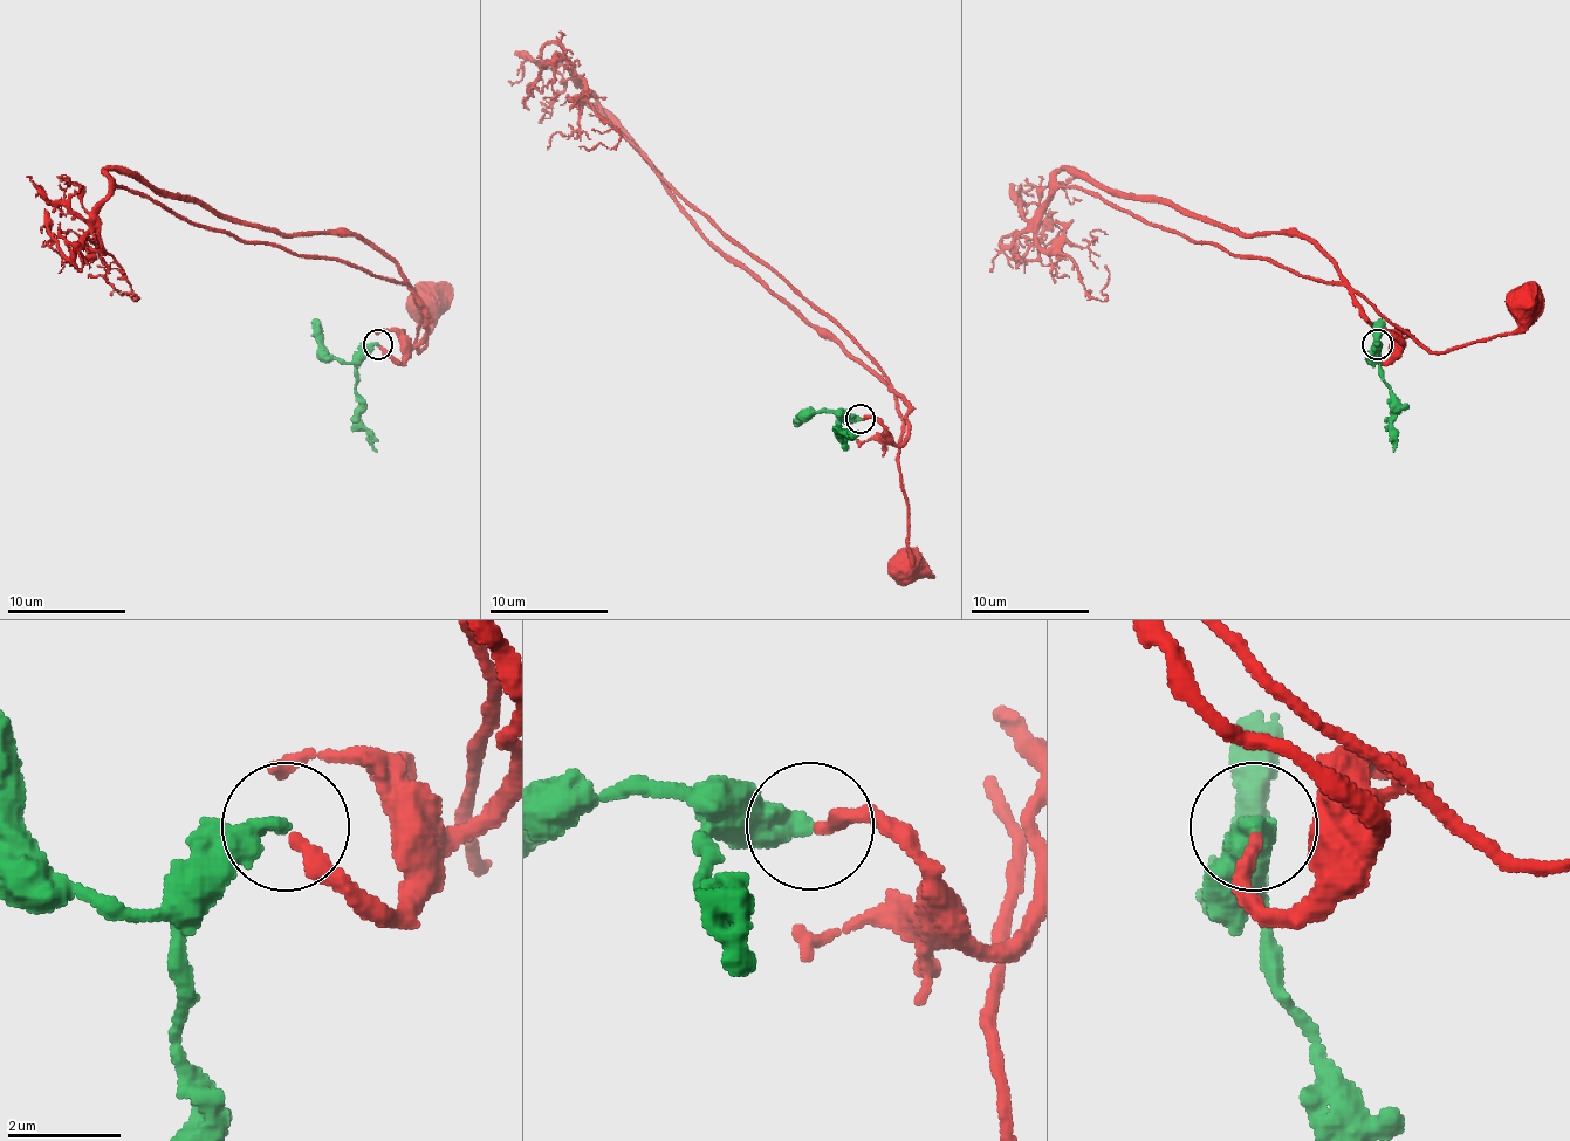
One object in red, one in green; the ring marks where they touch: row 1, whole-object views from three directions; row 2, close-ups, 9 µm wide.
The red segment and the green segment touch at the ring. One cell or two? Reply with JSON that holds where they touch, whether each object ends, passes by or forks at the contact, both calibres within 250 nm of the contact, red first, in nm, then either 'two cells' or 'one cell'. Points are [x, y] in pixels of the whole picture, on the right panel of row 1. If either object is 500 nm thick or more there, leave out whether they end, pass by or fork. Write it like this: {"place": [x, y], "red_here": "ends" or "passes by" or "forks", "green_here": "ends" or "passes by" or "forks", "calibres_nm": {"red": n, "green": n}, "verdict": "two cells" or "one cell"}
{"place": [1377, 344], "red_here": "ends", "green_here": "ends", "calibres_nm": {"red": 280, "green": 440}, "verdict": "one cell"}

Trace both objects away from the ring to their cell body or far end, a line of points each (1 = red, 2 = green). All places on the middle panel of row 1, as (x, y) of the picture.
1: (861, 419), (872, 417), (899, 444), (909, 431), (909, 407), (899, 398), (911, 559), (902, 562)
2: (861, 419), (840, 423), (837, 428), (857, 434)

